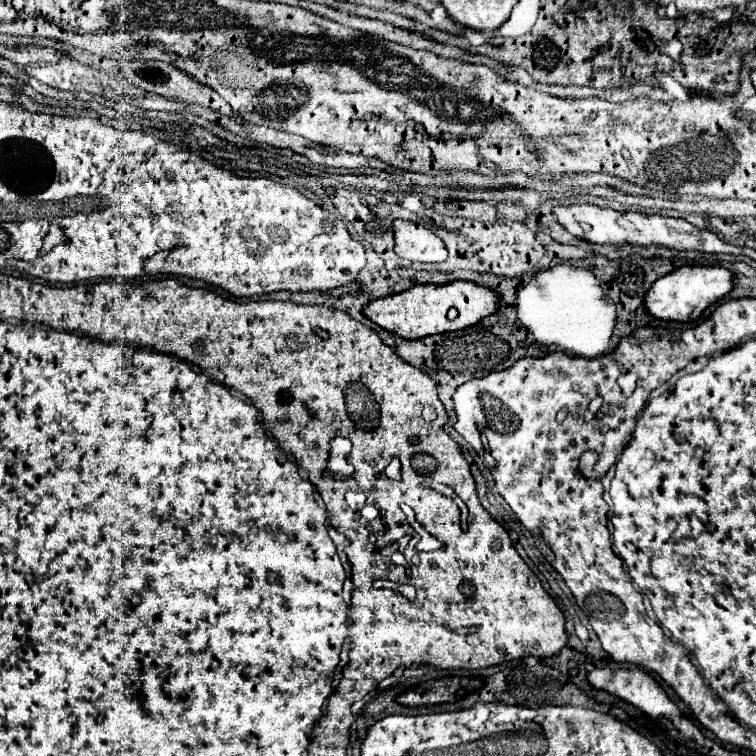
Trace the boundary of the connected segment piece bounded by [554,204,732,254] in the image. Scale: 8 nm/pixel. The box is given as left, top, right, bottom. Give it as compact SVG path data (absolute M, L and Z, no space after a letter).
M572 204L572 206L558 206L554 208L556 220L576 238L592 242L592 244L638 244L638 246L664 246L680 252L710 252L710 254L732 254L732 246L720 240L710 230L700 230L686 220L680 218L666 218L660 214L636 214L636 212L616 212L608 208L598 208L590 204Z

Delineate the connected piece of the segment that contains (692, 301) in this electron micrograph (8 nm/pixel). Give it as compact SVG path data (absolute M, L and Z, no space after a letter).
M682 266L658 278L644 296L644 308L650 316L666 322L696 320L710 304L734 288L732 274L722 266Z

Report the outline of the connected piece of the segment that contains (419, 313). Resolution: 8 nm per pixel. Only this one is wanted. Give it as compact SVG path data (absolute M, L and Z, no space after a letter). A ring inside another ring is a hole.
M450 282L444 286L418 284L406 292L372 300L364 306L362 314L366 318L370 318L372 322L376 322L380 328L384 328L400 338L418 340L418 338L424 338L430 334L442 334L442 332L454 332L454 330L468 328L468 326L476 324L478 320L494 314L494 308L498 310L498 296L492 290L478 286L474 282ZM450 308L458 310L458 316L454 320L448 320L448 316L446 316Z

